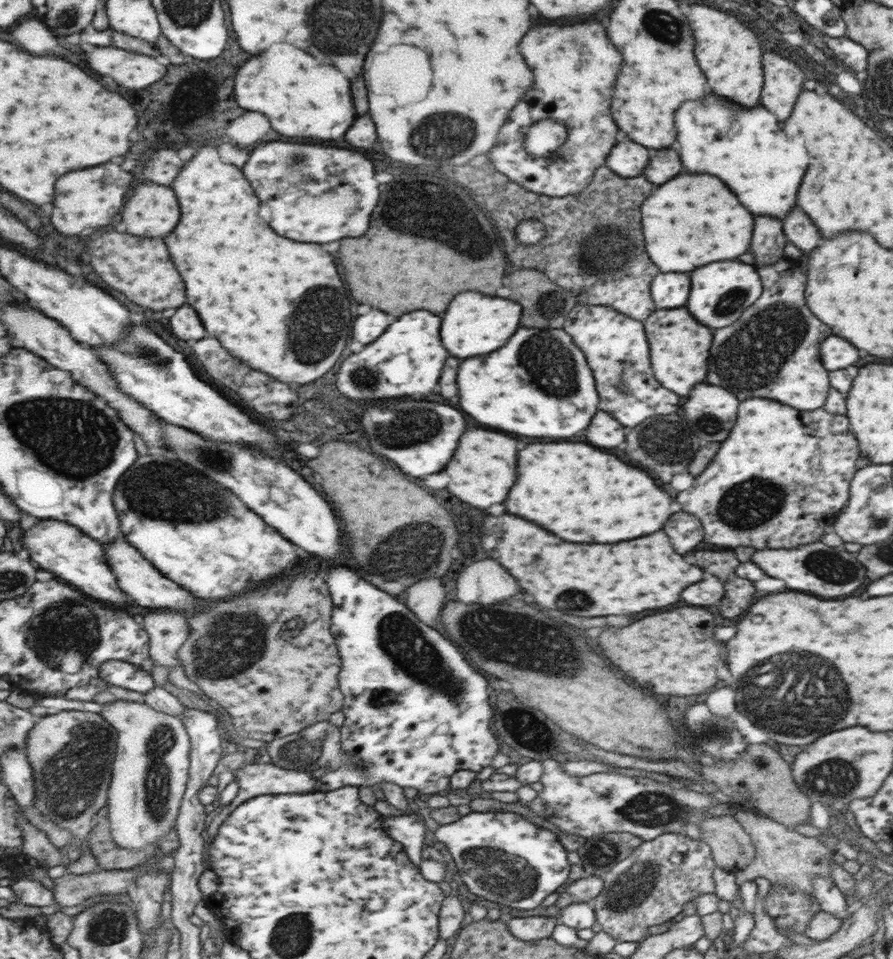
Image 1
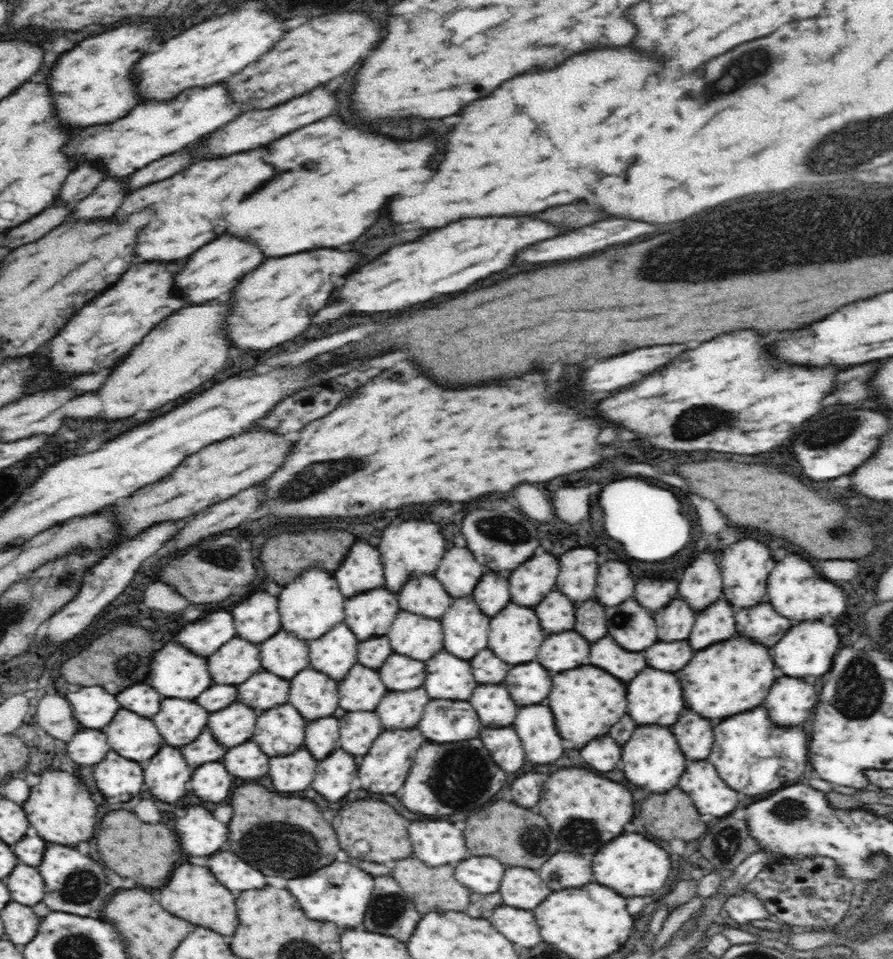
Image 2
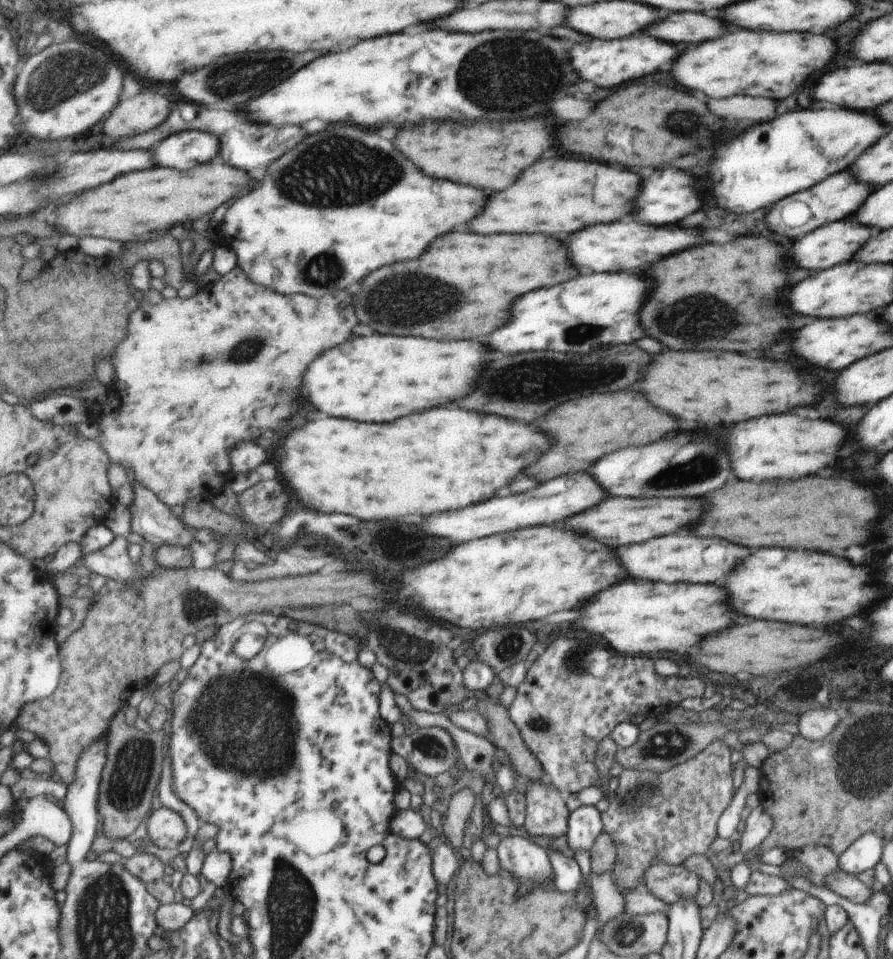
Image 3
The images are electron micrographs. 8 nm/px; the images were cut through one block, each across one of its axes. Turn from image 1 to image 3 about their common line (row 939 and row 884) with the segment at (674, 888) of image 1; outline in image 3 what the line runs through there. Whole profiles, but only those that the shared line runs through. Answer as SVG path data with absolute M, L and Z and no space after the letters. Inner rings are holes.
M721 740L711 742L705 750L701 750L691 760L669 768L667 772L639 772L639 770L623 770L617 778L615 792L609 794L609 808L601 812L603 832L613 838L617 860L611 868L613 884L625 894L633 890L643 890L647 884L647 872L655 868L655 864L667 866L683 866L683 862L691 856L705 856L707 848L715 838L719 838L719 816L731 804L735 804L735 756L731 756L731 744L721 744Z

